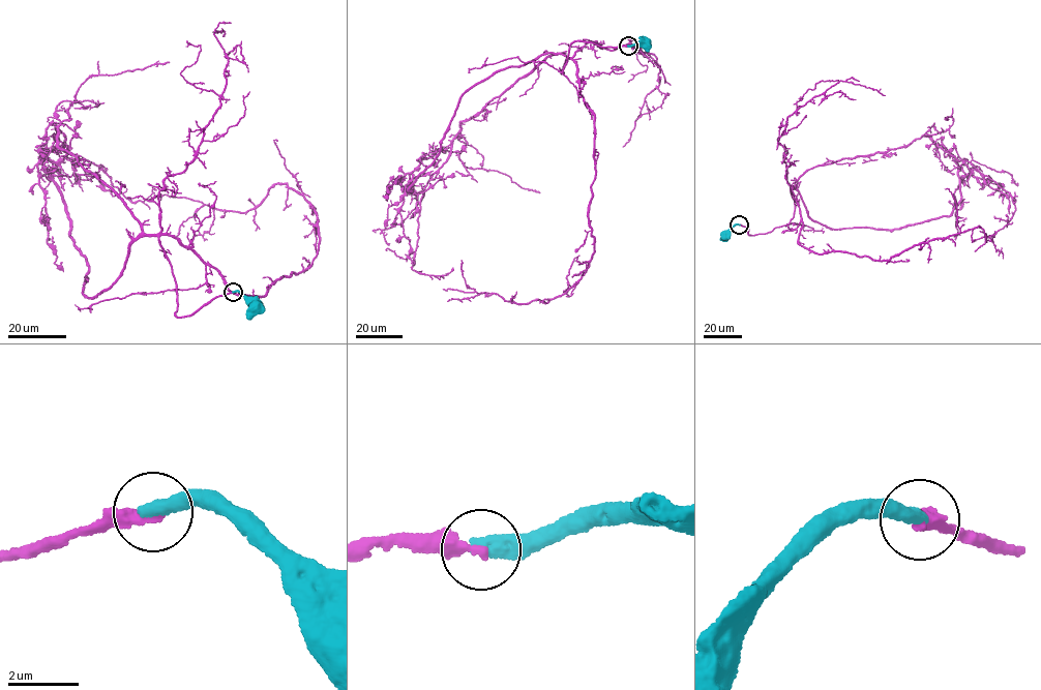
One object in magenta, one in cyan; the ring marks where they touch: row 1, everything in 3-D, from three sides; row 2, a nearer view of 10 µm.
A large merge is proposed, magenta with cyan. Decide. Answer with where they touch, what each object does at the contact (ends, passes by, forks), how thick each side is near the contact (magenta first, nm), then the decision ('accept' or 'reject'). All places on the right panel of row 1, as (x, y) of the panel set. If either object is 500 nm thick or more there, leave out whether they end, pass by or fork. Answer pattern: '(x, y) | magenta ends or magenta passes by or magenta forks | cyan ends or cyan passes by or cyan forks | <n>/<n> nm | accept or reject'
(739, 224) | magenta ends | cyan ends | 320/460 nm | accept

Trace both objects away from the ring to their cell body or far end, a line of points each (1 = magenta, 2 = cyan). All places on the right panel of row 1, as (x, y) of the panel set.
1: (740, 224), (786, 224), (791, 189), (815, 252), (887, 261), (997, 232), (973, 241)
2: (739, 224), (724, 234)

